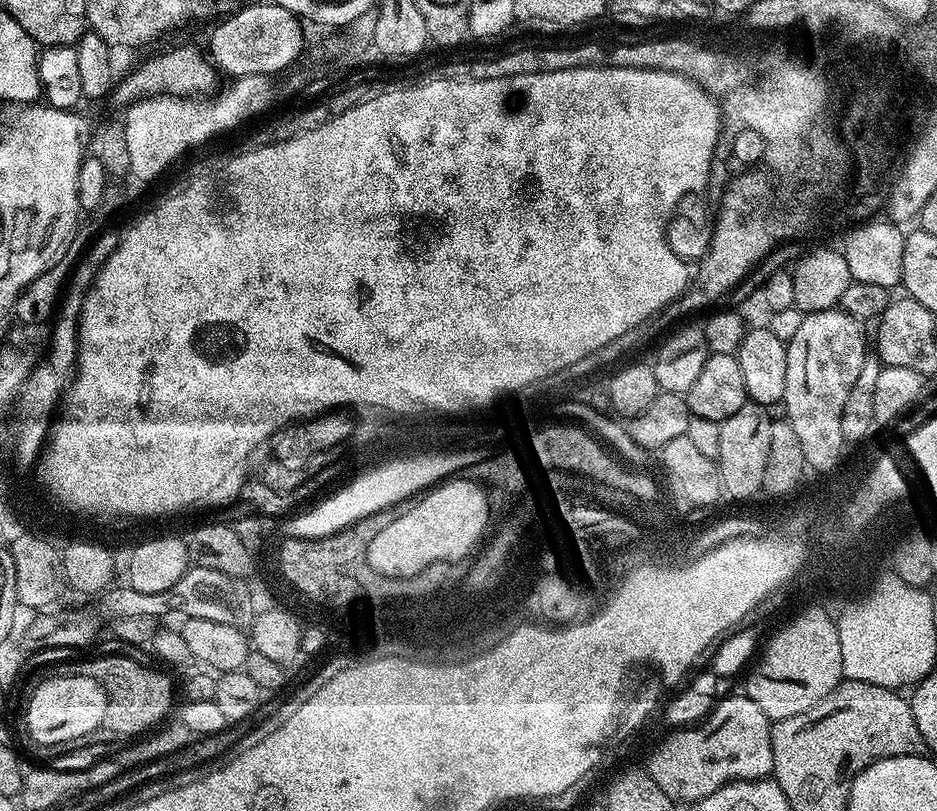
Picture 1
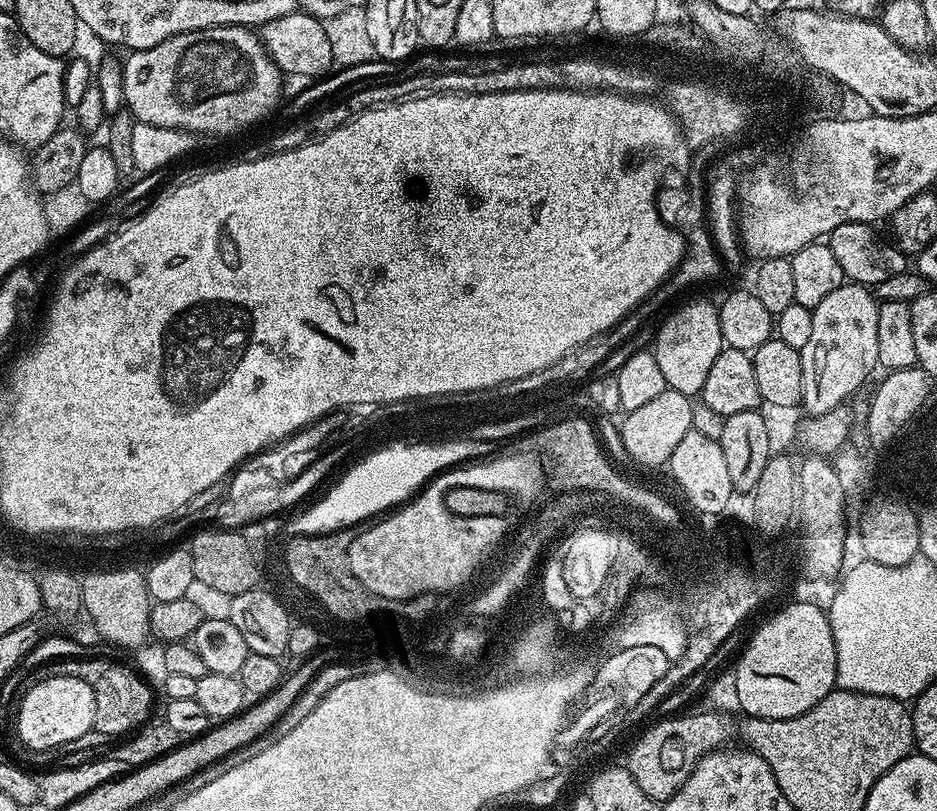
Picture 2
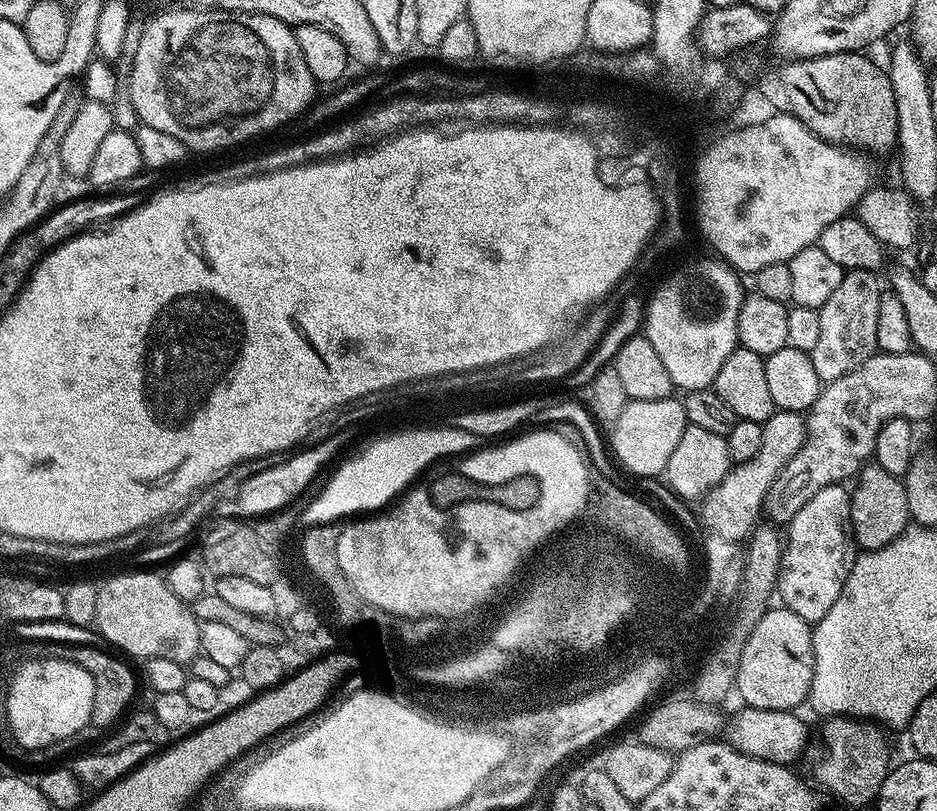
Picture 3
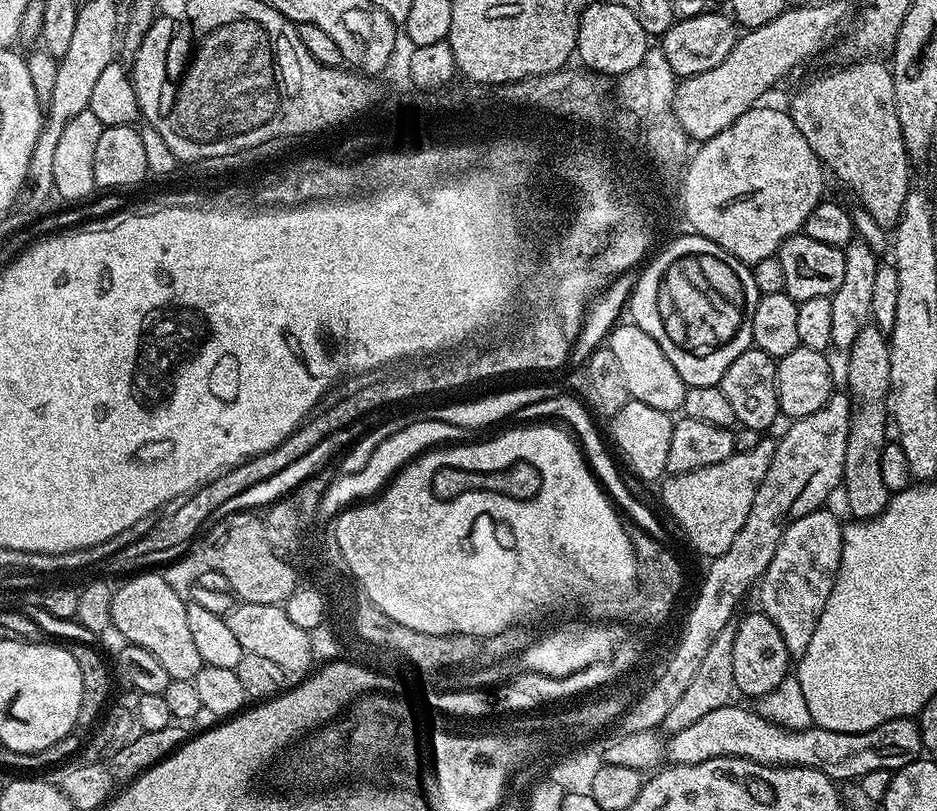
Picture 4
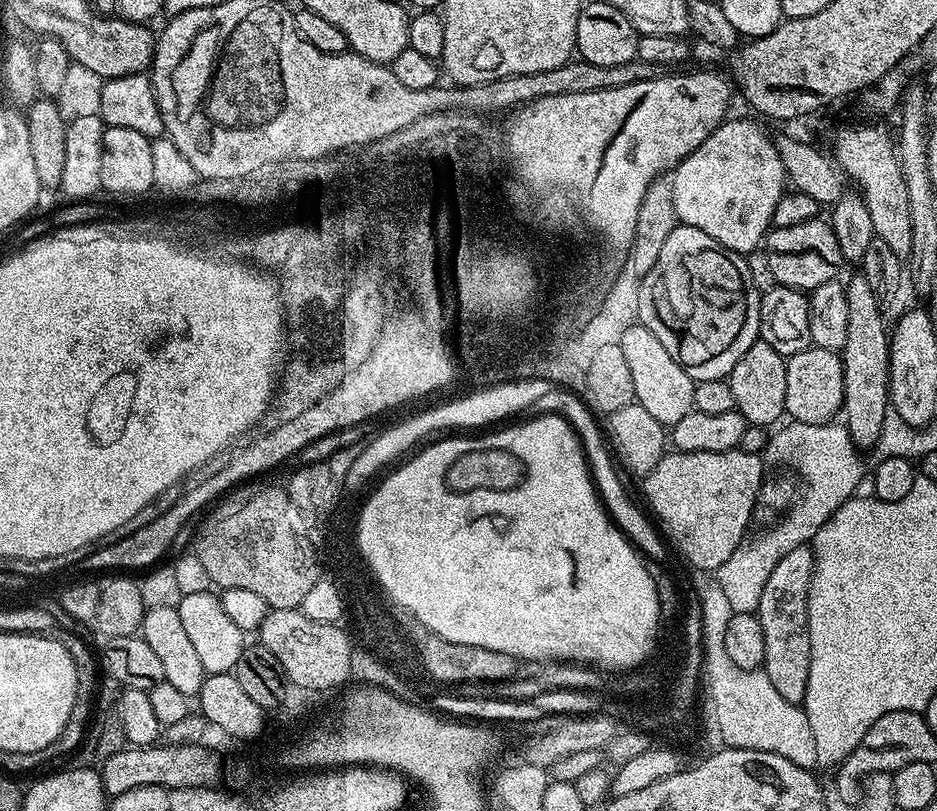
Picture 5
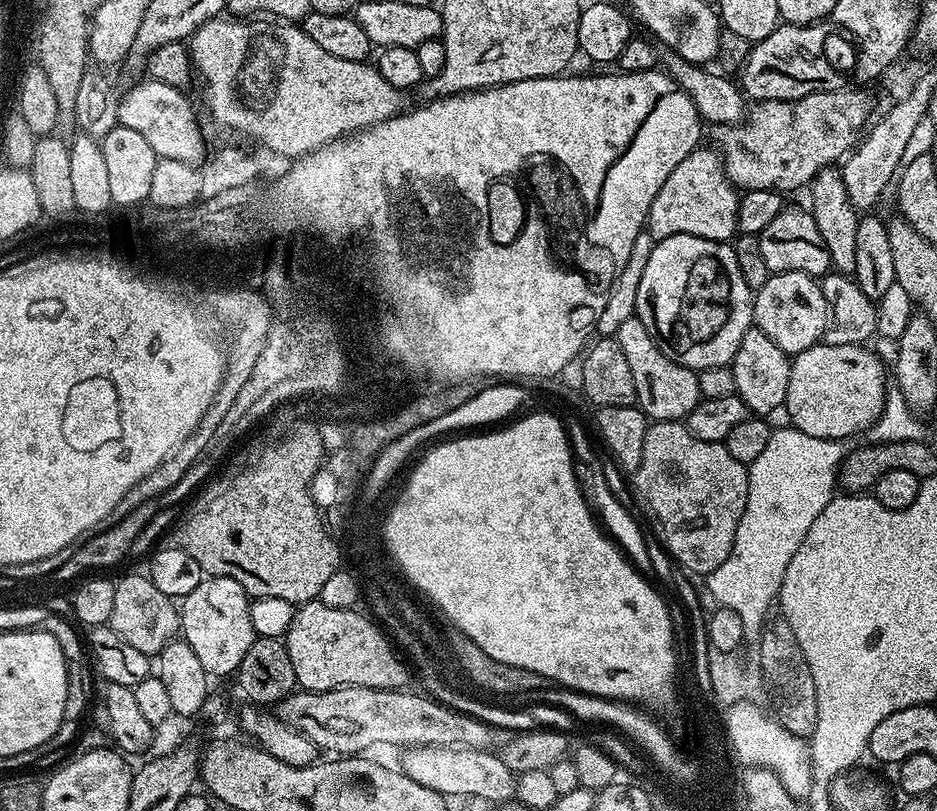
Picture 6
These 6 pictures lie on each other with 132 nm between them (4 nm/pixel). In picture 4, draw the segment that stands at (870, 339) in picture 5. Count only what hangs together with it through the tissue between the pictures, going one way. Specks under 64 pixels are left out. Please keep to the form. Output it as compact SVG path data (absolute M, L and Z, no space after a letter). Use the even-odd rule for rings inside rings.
M867 324L858 332L853 344L847 349L846 387L853 405L851 428L847 434L846 457L843 463L842 492L846 494L846 504L855 519L872 519L884 509L892 497L882 477L882 450L888 443L886 420L888 424L888 397L890 394L890 347L887 335L878 330L876 325Z

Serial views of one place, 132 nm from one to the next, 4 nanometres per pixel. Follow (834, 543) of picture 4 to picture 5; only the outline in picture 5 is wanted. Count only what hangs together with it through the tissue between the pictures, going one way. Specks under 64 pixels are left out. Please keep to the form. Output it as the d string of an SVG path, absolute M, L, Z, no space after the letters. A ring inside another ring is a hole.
M809 545L790 550L768 577L756 611L765 639L762 669L778 693L797 705L803 703L810 674L808 596L813 570L813 554Z

